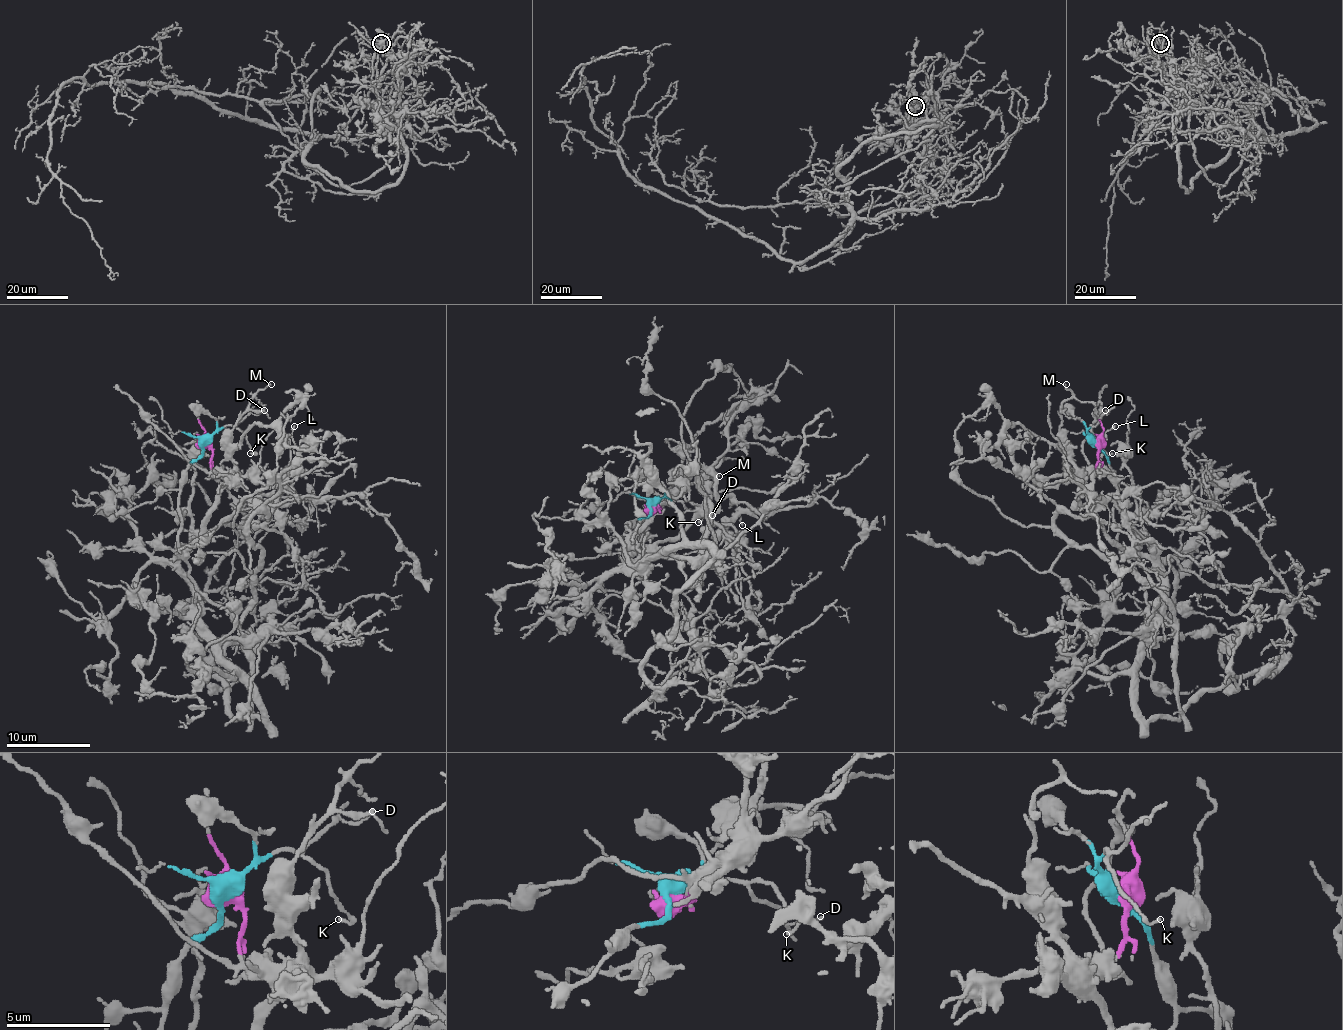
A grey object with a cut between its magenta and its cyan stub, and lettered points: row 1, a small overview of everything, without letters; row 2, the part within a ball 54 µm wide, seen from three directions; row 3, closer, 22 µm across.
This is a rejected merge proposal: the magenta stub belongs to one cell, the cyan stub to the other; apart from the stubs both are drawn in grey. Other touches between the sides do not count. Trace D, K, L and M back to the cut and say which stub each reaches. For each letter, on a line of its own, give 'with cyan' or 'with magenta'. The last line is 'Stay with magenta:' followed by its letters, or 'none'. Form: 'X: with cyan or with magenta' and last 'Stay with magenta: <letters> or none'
D: with cyan
K: with cyan
L: with magenta
M: with magenta
Stay with magenta: L, M

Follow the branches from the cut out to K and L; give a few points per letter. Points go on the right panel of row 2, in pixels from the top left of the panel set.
K: (1096, 443), (1088, 430), (1090, 426), (1096, 441), (1113, 453)
L: (1096, 443), (1085, 487), (1100, 527), (1147, 554), (1107, 498), (1117, 489), (1100, 462), (1102, 439), (1115, 426)

